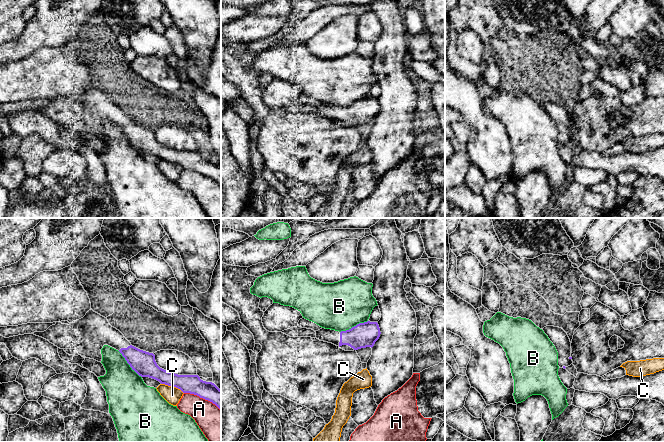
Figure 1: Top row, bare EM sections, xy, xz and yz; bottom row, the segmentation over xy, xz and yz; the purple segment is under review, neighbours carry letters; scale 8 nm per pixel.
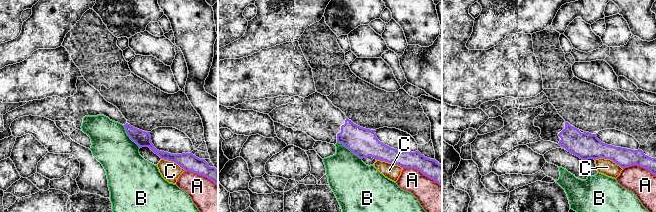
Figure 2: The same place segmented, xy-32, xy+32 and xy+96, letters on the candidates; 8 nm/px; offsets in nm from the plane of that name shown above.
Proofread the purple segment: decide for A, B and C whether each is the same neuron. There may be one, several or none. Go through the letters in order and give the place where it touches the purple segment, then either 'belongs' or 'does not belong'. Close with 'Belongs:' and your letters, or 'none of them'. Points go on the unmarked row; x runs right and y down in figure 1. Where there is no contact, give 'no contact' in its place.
A: xy (202, 173) | does not belong
B: xy (128, 139) | does not belong
C: xy (172, 162) | does not belong
Belongs: none of them

